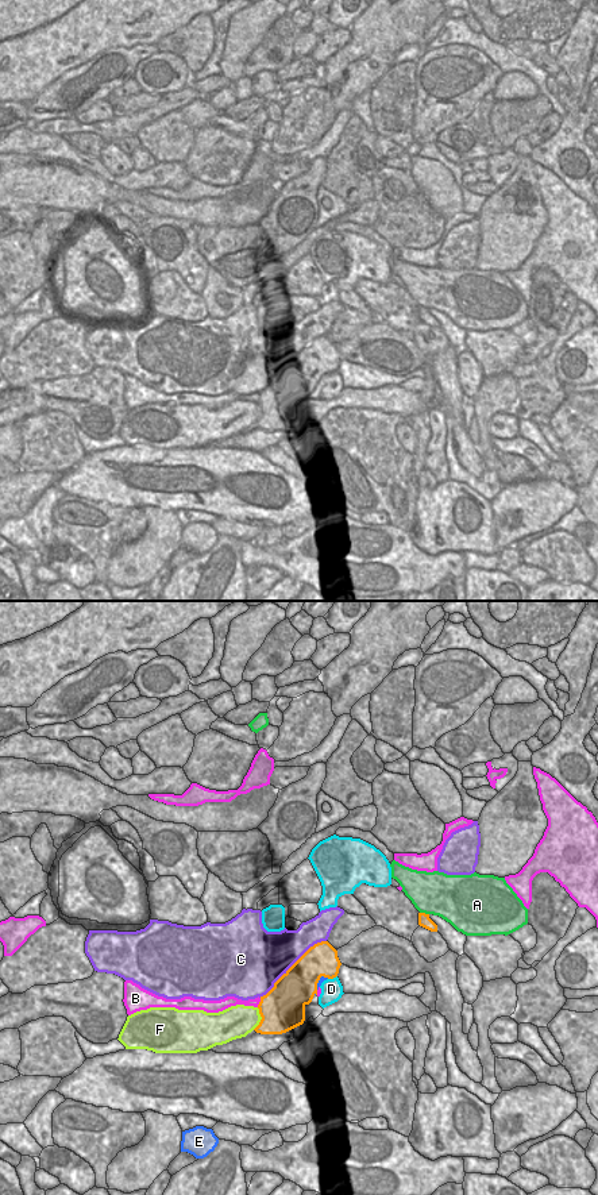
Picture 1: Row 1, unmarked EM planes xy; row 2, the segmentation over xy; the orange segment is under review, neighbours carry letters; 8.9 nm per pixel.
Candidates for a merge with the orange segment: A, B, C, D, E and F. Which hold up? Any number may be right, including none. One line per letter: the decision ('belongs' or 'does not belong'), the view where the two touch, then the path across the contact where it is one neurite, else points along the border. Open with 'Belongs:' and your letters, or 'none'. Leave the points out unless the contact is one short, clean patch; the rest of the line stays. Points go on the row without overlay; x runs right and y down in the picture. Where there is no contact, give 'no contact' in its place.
Belongs: E
A: does not belong; contact in xy
B: does not belong; contact in xy
C: does not belong; contact in xy
D: does not belong; contact in xy
E: belongs; contact in xy
F: does not belong; contact in xy

